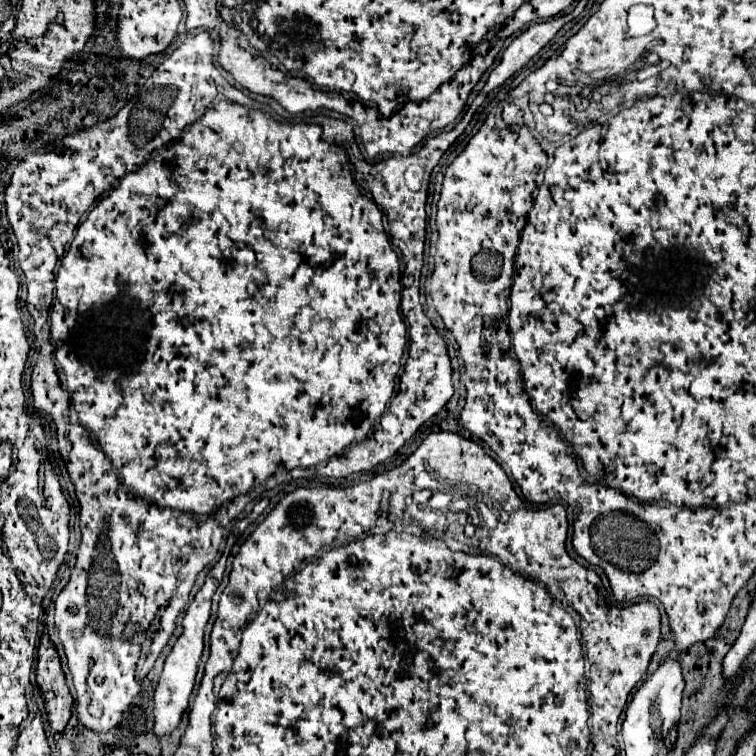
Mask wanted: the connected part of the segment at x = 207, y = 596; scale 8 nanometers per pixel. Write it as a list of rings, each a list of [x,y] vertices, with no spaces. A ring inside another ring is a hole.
[[[222,555],[217,562],[217,565],[207,573],[207,579],[205,579],[205,585],[201,587],[201,591],[195,595],[195,599],[191,601],[185,617],[183,617],[183,633],[179,635],[179,639],[175,641],[171,653],[167,655],[165,659],[165,667],[163,667],[163,673],[159,677],[159,685],[155,689],[155,735],[163,737],[163,735],[169,735],[181,721],[181,715],[183,711],[187,709],[189,705],[189,695],[193,691],[193,685],[195,685],[195,675],[197,675],[198,663],[201,659],[201,653],[203,653],[203,637],[205,637],[205,625],[211,617],[211,601],[213,601],[213,593],[217,591],[219,583],[221,583],[226,568],[226,555]]]

